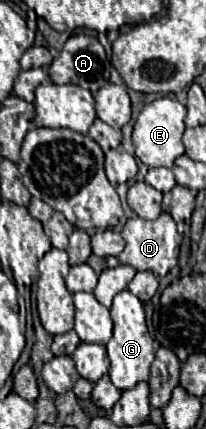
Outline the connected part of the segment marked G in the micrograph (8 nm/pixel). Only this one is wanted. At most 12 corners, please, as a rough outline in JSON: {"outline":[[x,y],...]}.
{"outline":[[114,296],[114,336],[106,344],[120,390],[148,380],[154,340],[143,302]]}

